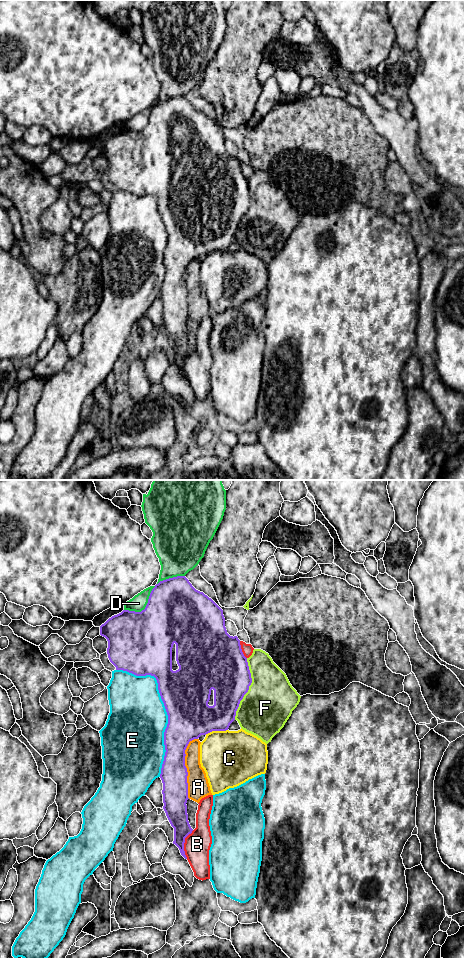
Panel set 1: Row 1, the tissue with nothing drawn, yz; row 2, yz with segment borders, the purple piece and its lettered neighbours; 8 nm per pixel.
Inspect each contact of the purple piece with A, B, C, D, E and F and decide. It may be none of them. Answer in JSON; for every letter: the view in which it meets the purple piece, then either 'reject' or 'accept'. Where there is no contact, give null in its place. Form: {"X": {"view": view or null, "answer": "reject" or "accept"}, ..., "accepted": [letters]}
{"A": {"view": "yz", "answer": "reject"}, "B": {"view": "yz", "answer": "reject"}, "C": {"view": "yz", "answer": "reject"}, "D": {"view": "yz", "answer": "reject"}, "E": {"view": "yz", "answer": "reject"}, "F": {"view": "yz", "answer": "reject"}, "accepted": []}

